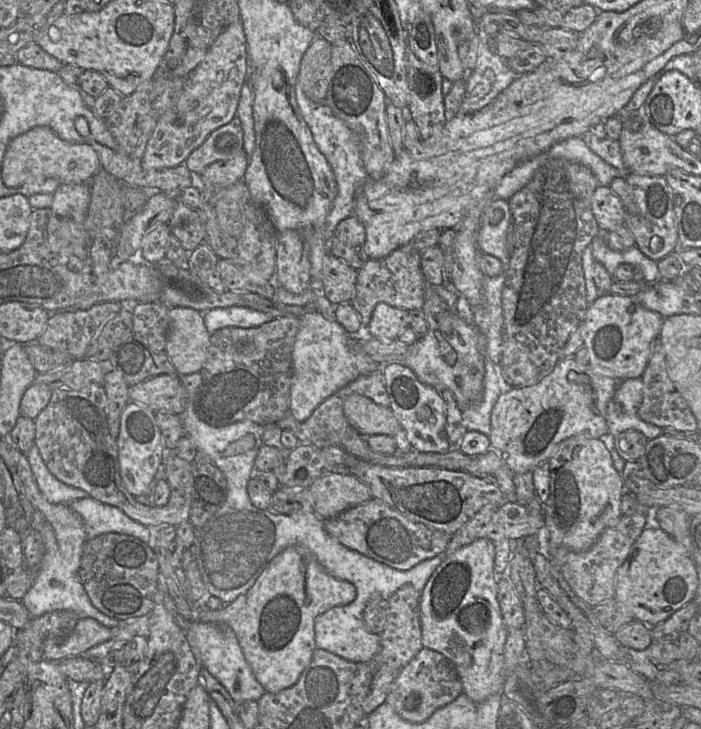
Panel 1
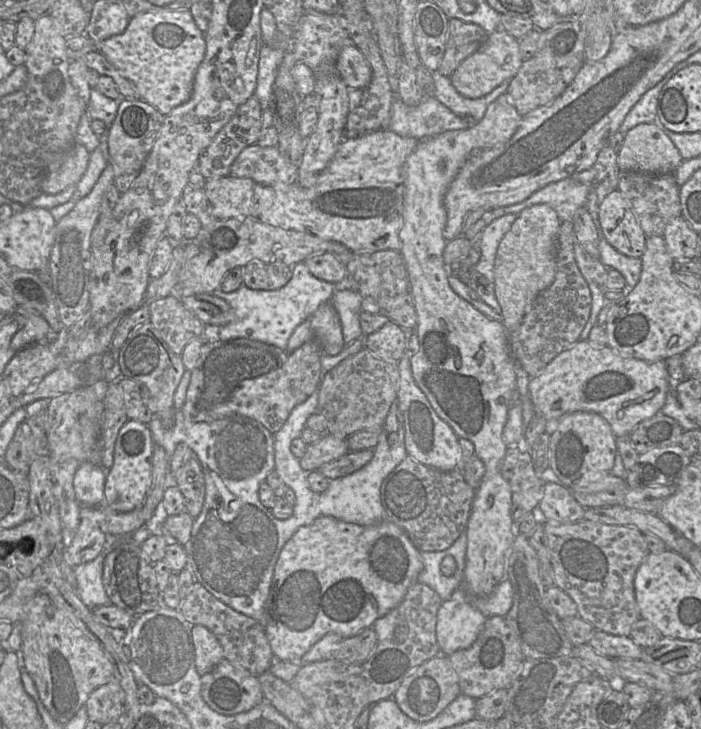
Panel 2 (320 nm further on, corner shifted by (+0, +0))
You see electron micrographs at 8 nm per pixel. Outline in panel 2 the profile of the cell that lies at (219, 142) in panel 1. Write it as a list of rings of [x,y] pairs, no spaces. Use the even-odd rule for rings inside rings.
[[[255,96],[240,105],[229,122],[217,133],[211,144],[200,153],[197,169],[207,179],[227,177],[238,155],[246,147],[257,143],[261,131],[262,109]]]

